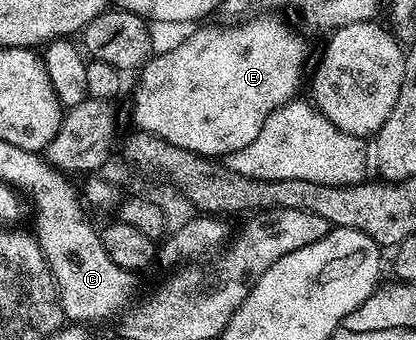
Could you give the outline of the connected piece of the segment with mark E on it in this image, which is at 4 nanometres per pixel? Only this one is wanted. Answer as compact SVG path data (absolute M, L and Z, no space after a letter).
M254 20L228 30L198 30L195 34L187 36L183 42L175 44L171 50L163 54L155 53L150 61L142 67L137 75L138 83L134 86L134 123L137 129L160 136L160 140L168 140L168 144L176 144L176 148L184 148L188 152L203 154L205 158L221 159L223 156L244 148L256 140L260 128L264 128L264 120L272 116L276 108L291 101L302 82L302 65L306 62L306 46L290 33L286 32L282 25L274 20Z

